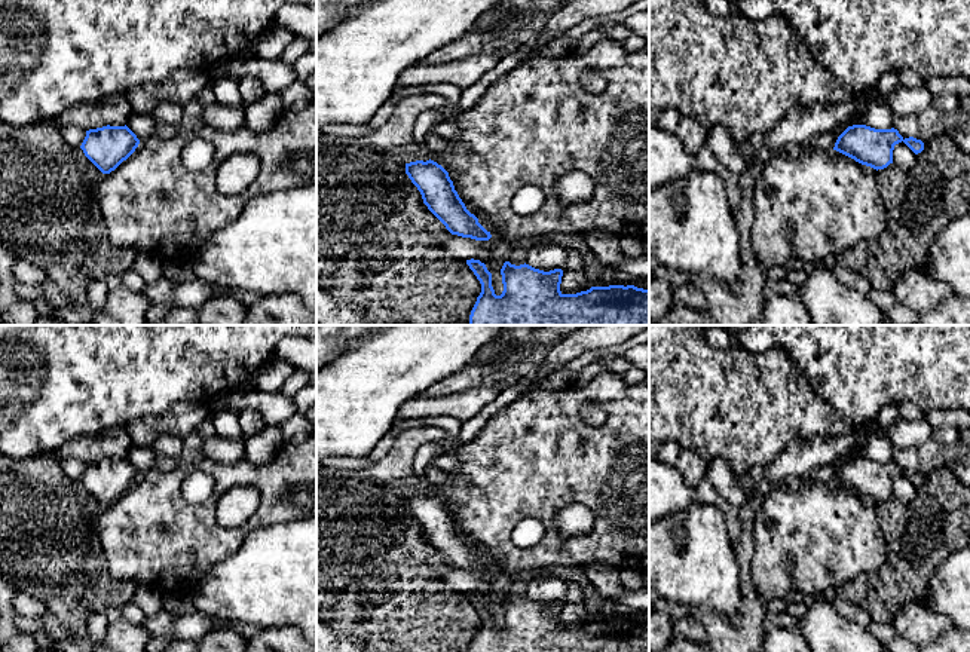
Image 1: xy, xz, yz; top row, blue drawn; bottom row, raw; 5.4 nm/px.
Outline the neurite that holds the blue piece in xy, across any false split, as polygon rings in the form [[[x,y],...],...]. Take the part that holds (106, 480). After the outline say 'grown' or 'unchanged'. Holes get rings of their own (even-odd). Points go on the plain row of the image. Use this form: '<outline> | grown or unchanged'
[[[107,457],[86,463],[80,481],[102,506],[110,506],[135,484],[138,477],[140,472],[126,457]]] | unchanged

